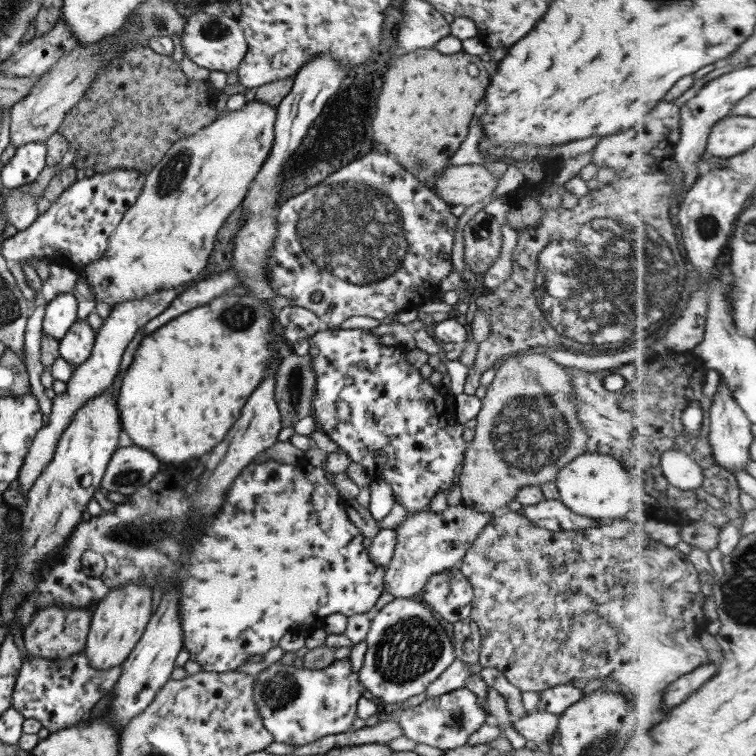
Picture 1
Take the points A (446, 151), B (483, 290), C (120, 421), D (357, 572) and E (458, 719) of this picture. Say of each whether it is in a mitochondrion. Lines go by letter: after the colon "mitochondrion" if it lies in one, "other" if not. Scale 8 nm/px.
A: other
B: other
C: other
D: other
E: mitochondrion

